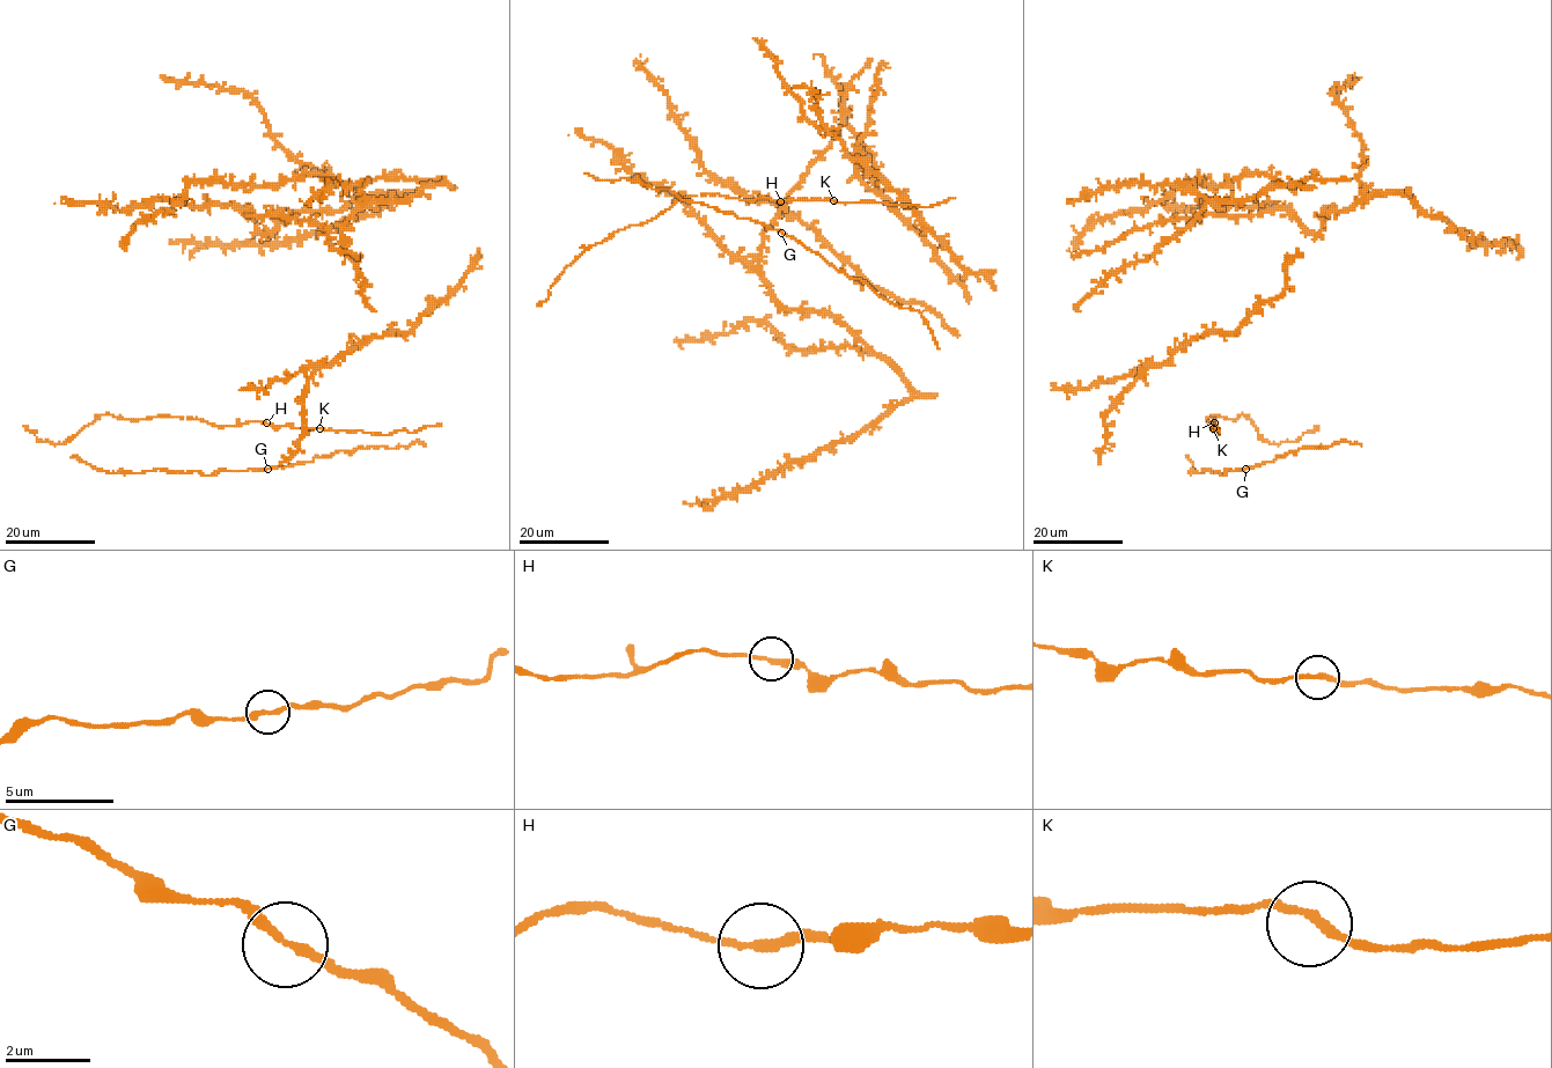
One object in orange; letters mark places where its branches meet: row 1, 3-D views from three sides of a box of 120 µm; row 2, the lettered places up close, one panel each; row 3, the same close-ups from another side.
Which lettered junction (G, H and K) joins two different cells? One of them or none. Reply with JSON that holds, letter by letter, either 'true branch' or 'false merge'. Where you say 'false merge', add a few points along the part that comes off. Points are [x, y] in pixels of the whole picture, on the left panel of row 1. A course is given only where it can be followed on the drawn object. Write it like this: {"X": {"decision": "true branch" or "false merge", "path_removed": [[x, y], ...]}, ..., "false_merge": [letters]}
{"G": {"decision": "true branch"}, "H": {"decision": "true branch"}, "K": {"decision": "true branch"}, "false_merge": []}

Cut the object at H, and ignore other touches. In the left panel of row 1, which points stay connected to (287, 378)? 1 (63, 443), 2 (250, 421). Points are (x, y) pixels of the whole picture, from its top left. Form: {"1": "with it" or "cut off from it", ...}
{"1": "cut off from it", "2": "cut off from it"}

